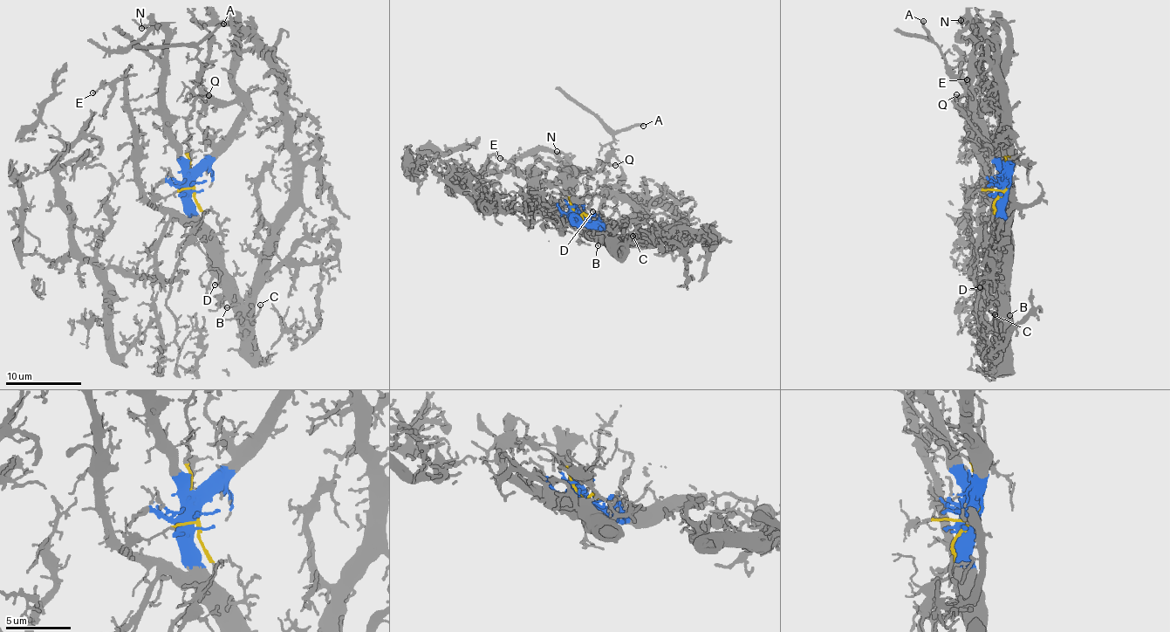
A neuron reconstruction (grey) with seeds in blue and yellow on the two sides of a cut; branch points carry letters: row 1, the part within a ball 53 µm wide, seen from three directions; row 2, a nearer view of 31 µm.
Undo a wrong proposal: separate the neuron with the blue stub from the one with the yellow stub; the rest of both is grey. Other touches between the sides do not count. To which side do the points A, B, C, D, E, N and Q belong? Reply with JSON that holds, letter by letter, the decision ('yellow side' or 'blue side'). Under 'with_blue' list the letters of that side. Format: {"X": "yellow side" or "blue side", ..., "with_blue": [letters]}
{"A": "yellow side", "B": "blue side", "C": "blue side", "D": "yellow side", "E": "blue side", "N": "blue side", "Q": "yellow side", "with_blue": ["B", "C", "E", "N"]}

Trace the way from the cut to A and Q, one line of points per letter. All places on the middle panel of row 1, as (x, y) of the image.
A: (580, 223), (589, 178), (598, 162), (601, 164), (598, 171), (612, 153), (612, 137), (644, 125)
Q: (580, 223), (590, 175), (601, 162), (615, 165)

